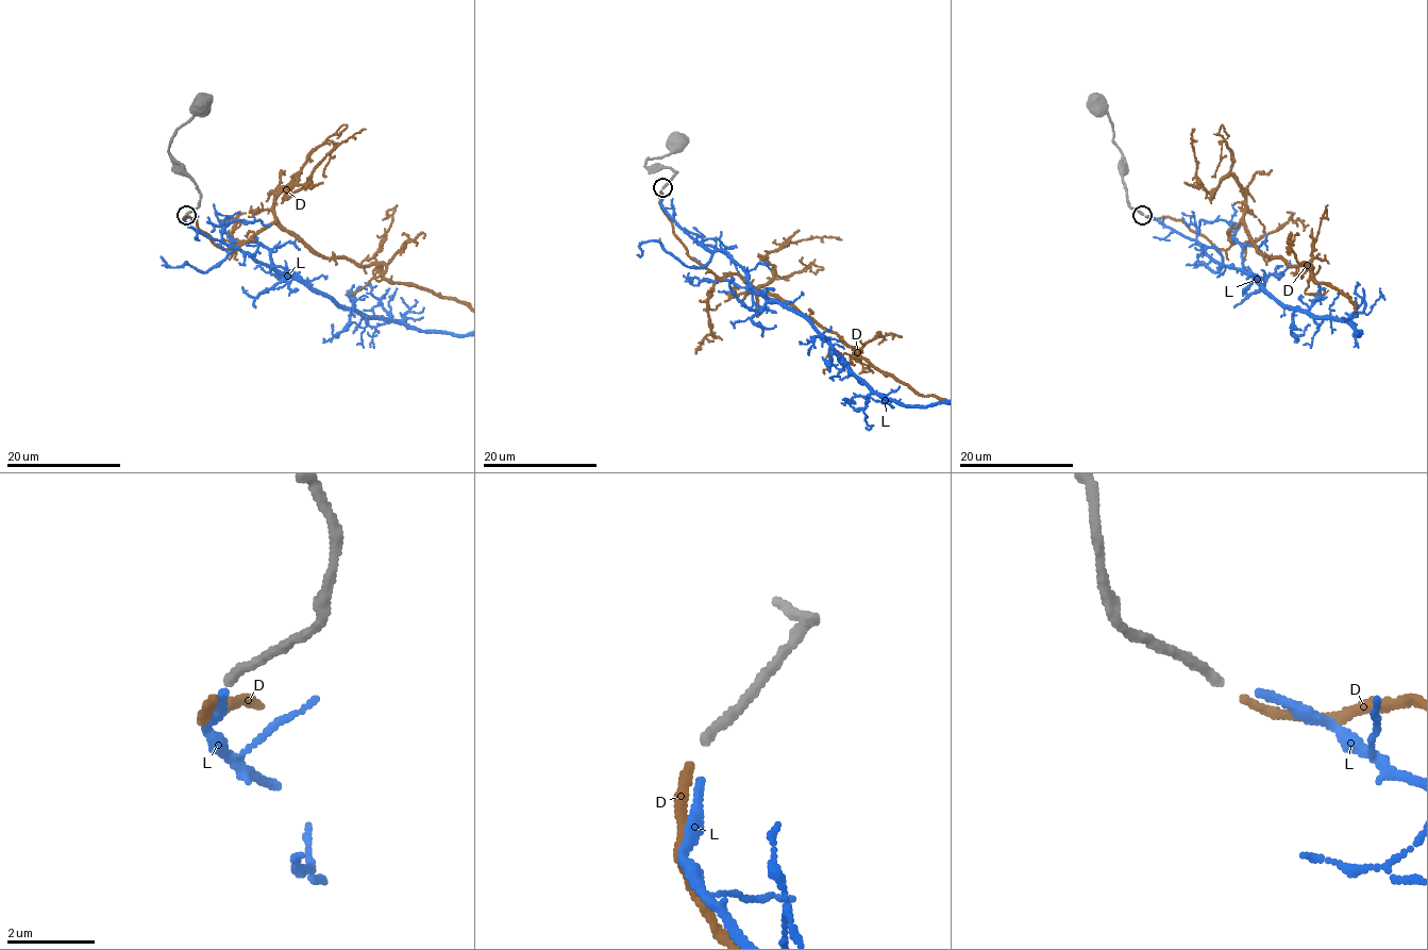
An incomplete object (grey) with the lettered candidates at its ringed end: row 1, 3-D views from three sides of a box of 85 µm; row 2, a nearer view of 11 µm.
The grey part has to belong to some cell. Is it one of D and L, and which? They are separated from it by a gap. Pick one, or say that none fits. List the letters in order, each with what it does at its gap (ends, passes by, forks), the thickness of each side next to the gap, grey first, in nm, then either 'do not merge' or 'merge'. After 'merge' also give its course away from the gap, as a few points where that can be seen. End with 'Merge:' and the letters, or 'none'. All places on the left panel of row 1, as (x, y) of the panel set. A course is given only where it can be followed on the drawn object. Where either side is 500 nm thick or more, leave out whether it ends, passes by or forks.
D: it ends; calibres 240 and 200 nm; merge
L: it ends; calibres 240 and 200 nm; do not merge
Merge: D

